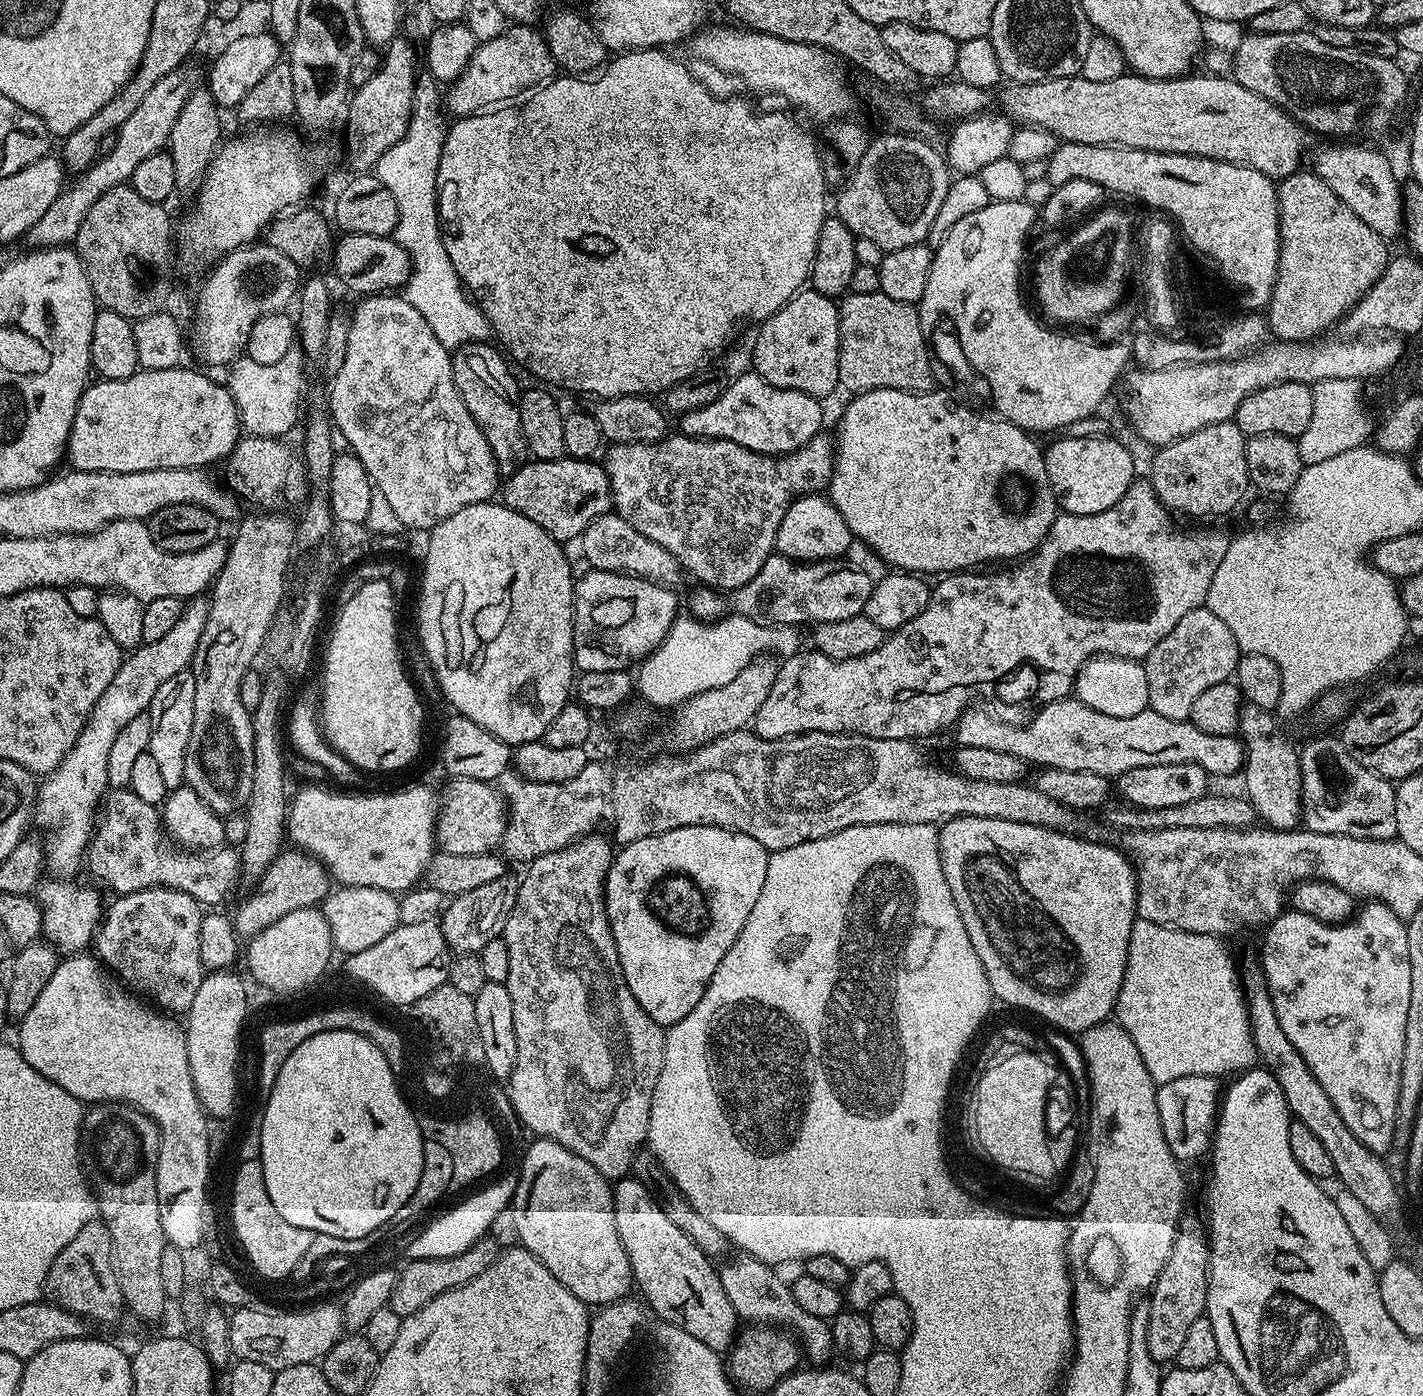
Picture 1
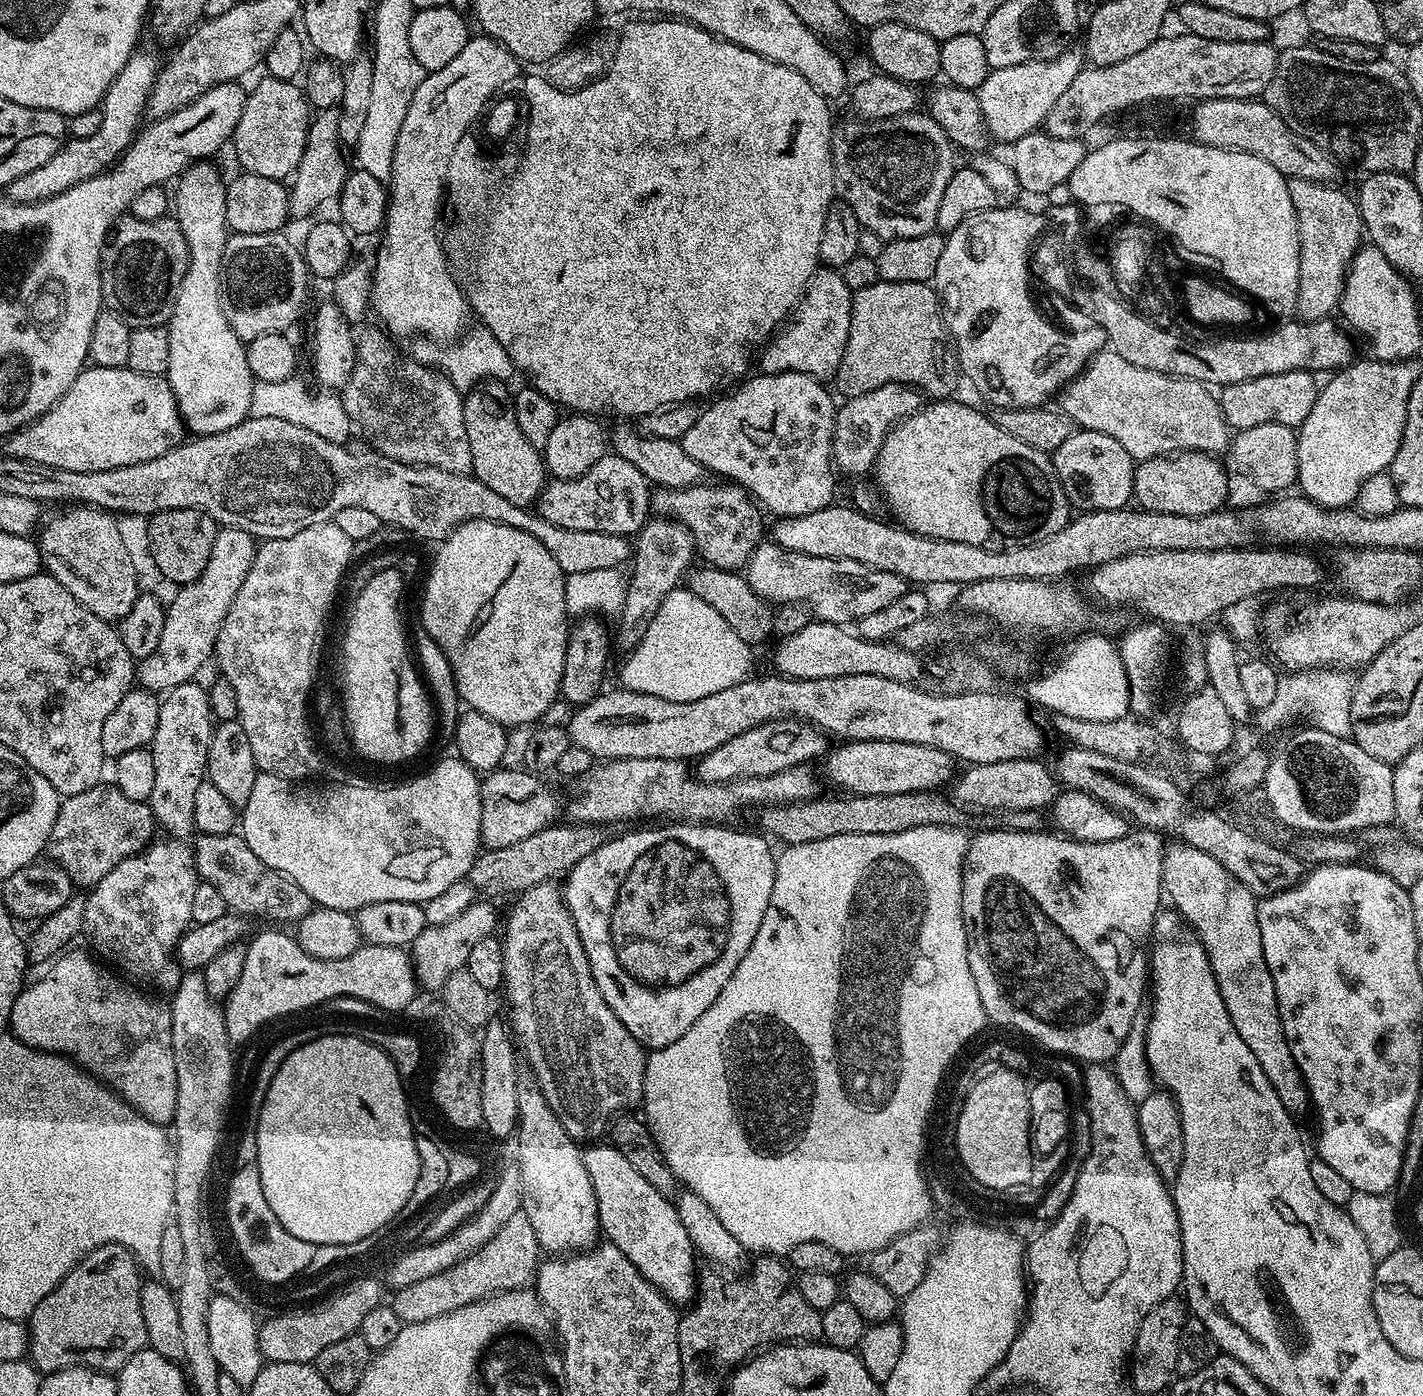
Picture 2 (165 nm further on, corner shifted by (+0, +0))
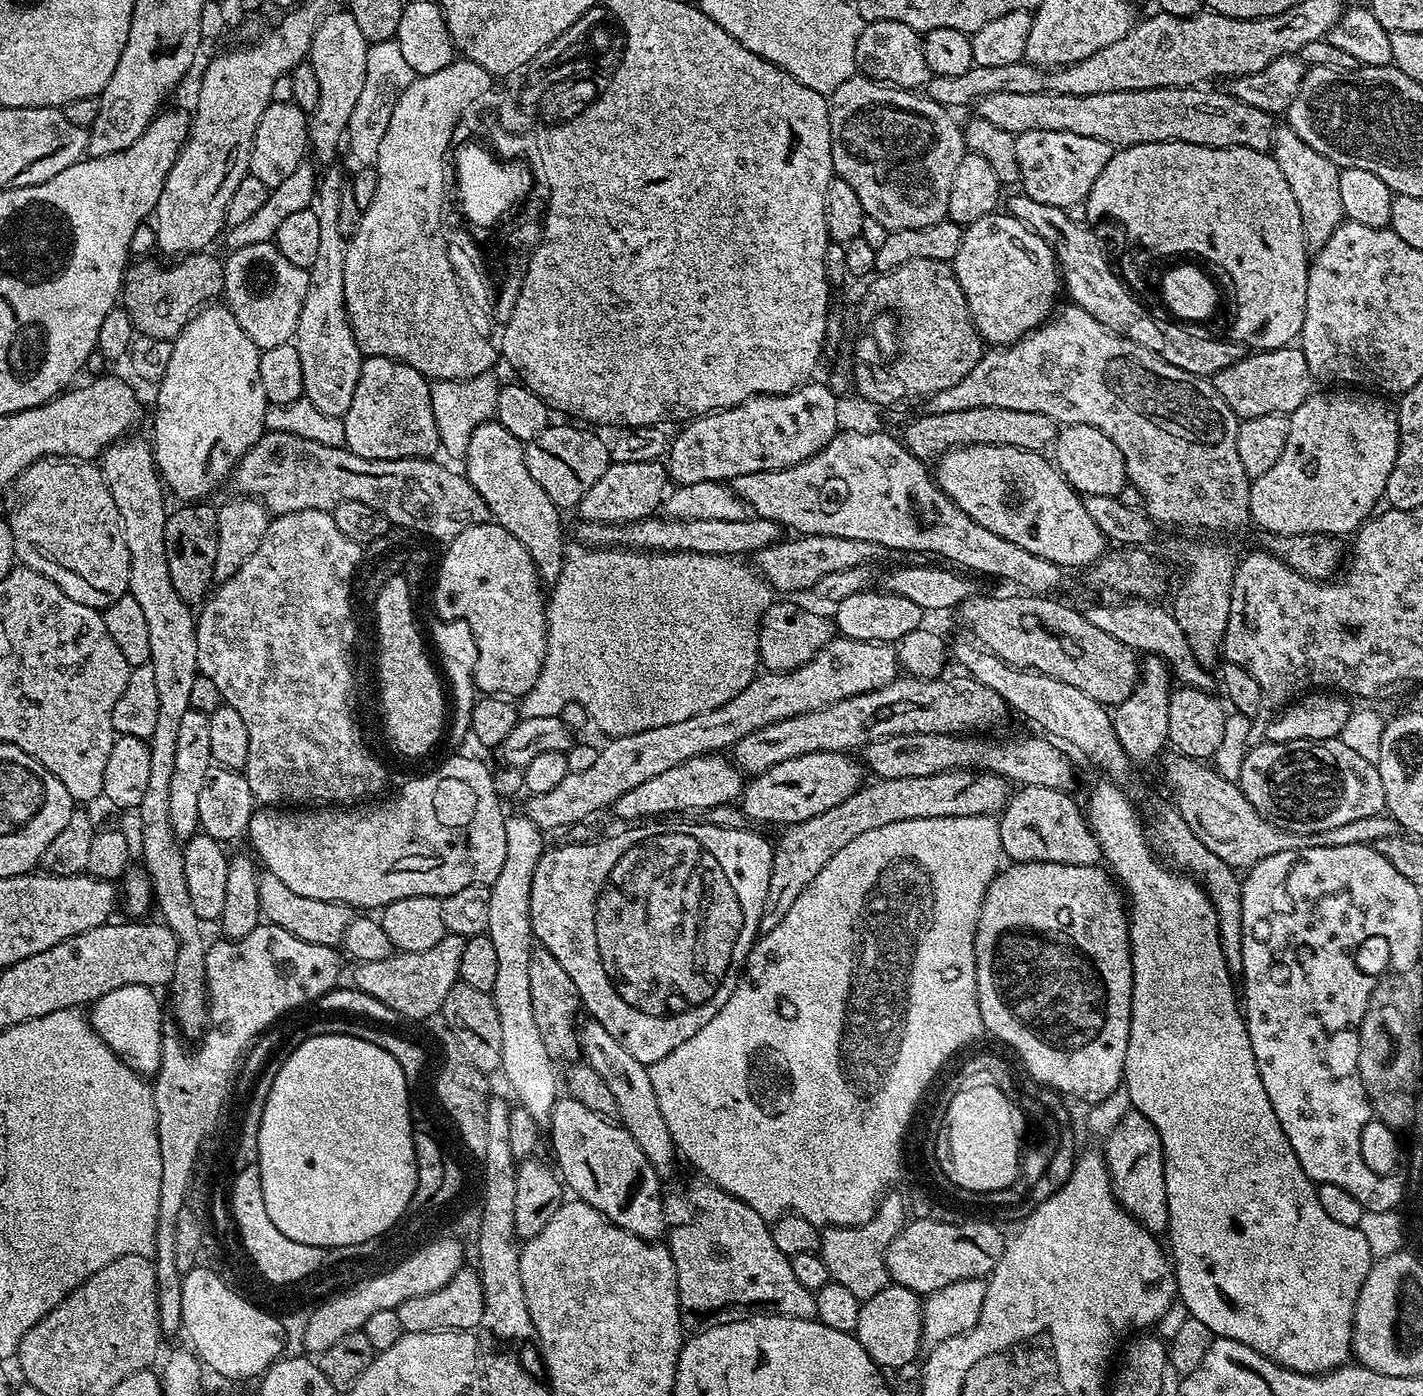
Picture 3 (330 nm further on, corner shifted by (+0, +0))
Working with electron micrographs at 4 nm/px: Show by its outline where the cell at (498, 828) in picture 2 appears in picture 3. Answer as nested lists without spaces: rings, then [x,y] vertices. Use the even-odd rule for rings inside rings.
[[[833,638],[804,665],[798,665],[788,672],[761,671],[752,677],[746,690],[734,694],[730,702],[714,710],[702,710],[702,714],[694,714],[694,718],[685,718],[682,722],[670,722],[670,726],[654,726],[654,730],[611,737],[607,741],[608,745],[600,748],[597,760],[585,772],[574,774],[569,771],[566,778],[562,778],[562,782],[554,786],[554,790],[537,796],[529,795],[528,805],[522,808],[523,815],[528,816],[530,822],[534,822],[542,830],[549,830],[548,828],[567,830],[573,824],[585,823],[589,819],[587,816],[592,816],[603,808],[611,809],[616,800],[622,798],[622,794],[627,794],[629,790],[634,790],[634,786],[639,786],[641,782],[650,782],[650,778],[655,778],[658,774],[690,758],[723,753],[731,749],[732,744],[738,742],[738,738],[746,738],[746,734],[752,733],[753,730],[762,730],[762,726],[770,726],[774,722],[782,722],[798,714],[825,708],[834,702],[842,702],[842,698],[878,690],[896,679],[898,679],[897,649],[893,645]]]

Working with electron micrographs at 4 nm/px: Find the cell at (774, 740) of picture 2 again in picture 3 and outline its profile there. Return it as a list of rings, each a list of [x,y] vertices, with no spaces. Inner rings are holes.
[[[711,754],[708,756],[695,756],[678,766],[673,766],[655,778],[650,778],[650,782],[641,782],[639,786],[634,786],[634,790],[629,790],[627,794],[622,794],[614,805],[614,813],[624,822],[644,822],[647,816],[664,816],[667,812],[703,812],[707,808],[730,804],[741,799],[746,780],[739,768],[732,763],[731,759],[724,754]]]

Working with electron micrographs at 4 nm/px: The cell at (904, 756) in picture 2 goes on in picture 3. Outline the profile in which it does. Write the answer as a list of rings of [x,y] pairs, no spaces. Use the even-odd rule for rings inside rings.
[[[819,752],[790,758],[790,762],[778,762],[763,774],[749,779],[742,793],[744,815],[749,821],[761,820],[764,824],[787,826],[806,822],[838,802],[846,802],[865,783],[866,768],[855,755],[847,752]]]

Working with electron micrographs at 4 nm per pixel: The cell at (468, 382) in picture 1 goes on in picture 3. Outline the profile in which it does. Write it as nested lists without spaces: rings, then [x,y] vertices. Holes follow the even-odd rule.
[[[493,418],[482,422],[474,435],[470,437],[470,446],[466,446],[466,454],[462,458],[463,471],[468,481],[482,494],[486,506],[492,512],[492,520],[500,524],[530,554],[540,576],[541,585],[551,586],[562,574],[566,553],[564,553],[564,528],[560,525],[561,509],[556,503],[534,482],[530,470],[526,470],[524,457],[525,441],[514,438],[506,426]]]

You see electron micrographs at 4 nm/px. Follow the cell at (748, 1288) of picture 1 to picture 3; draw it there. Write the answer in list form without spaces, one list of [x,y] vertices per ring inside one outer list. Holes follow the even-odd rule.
[[[585,1019],[579,1025],[578,1039],[583,1059],[594,1070],[598,1070],[598,1075],[602,1077],[602,1082],[606,1082],[606,1087],[614,1094],[614,1102],[618,1102],[618,1110],[615,1115],[619,1123],[638,1142],[638,1147],[642,1149],[642,1154],[654,1166],[654,1170],[661,1178],[668,1178],[672,1172],[672,1167],[678,1161],[676,1143],[670,1134],[670,1126],[666,1126],[666,1118],[662,1118],[662,1110],[658,1106],[658,1094],[654,1094],[654,1086],[650,1083],[648,1065],[638,1062],[606,1026],[602,1026],[596,1020]]]

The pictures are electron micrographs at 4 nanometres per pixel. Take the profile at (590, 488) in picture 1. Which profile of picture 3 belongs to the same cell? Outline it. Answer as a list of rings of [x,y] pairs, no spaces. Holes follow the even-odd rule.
[[[659,459],[621,464],[609,463],[606,474],[586,490],[580,499],[578,514],[580,520],[625,524],[653,515],[663,505],[666,489],[669,487],[667,467]]]

